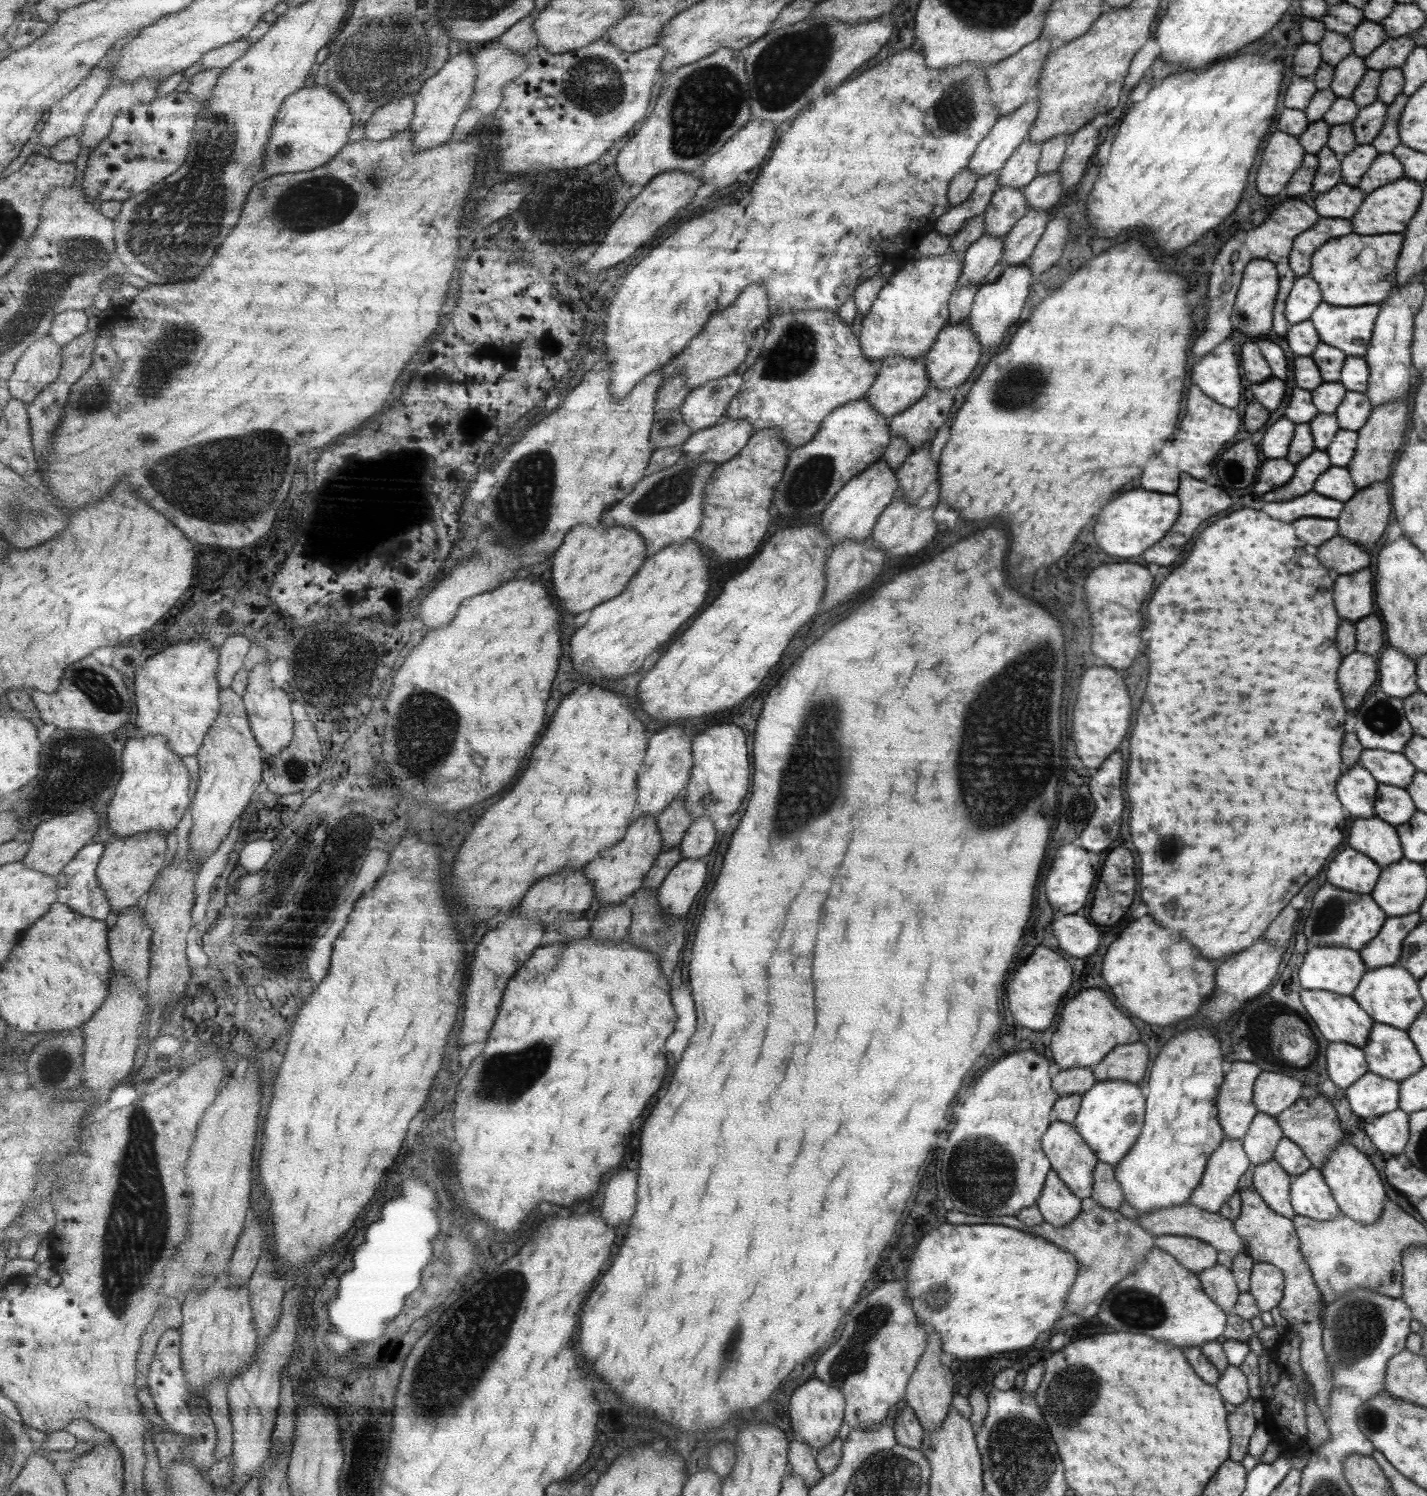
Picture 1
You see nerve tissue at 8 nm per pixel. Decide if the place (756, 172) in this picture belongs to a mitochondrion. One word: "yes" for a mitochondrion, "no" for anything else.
no

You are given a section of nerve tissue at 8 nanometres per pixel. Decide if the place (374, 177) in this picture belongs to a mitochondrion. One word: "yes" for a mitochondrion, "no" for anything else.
yes

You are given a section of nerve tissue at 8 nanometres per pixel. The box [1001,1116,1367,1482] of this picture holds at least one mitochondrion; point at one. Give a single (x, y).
(1073, 1390)

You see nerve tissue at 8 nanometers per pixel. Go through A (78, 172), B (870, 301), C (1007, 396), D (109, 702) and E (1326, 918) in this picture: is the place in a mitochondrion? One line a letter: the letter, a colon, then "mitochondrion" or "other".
A: other
B: other
C: mitochondrion
D: mitochondrion
E: mitochondrion

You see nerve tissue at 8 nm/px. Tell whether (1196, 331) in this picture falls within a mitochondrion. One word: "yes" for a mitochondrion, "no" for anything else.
no

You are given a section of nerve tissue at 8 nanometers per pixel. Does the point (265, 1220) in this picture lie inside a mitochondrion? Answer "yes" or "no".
no

